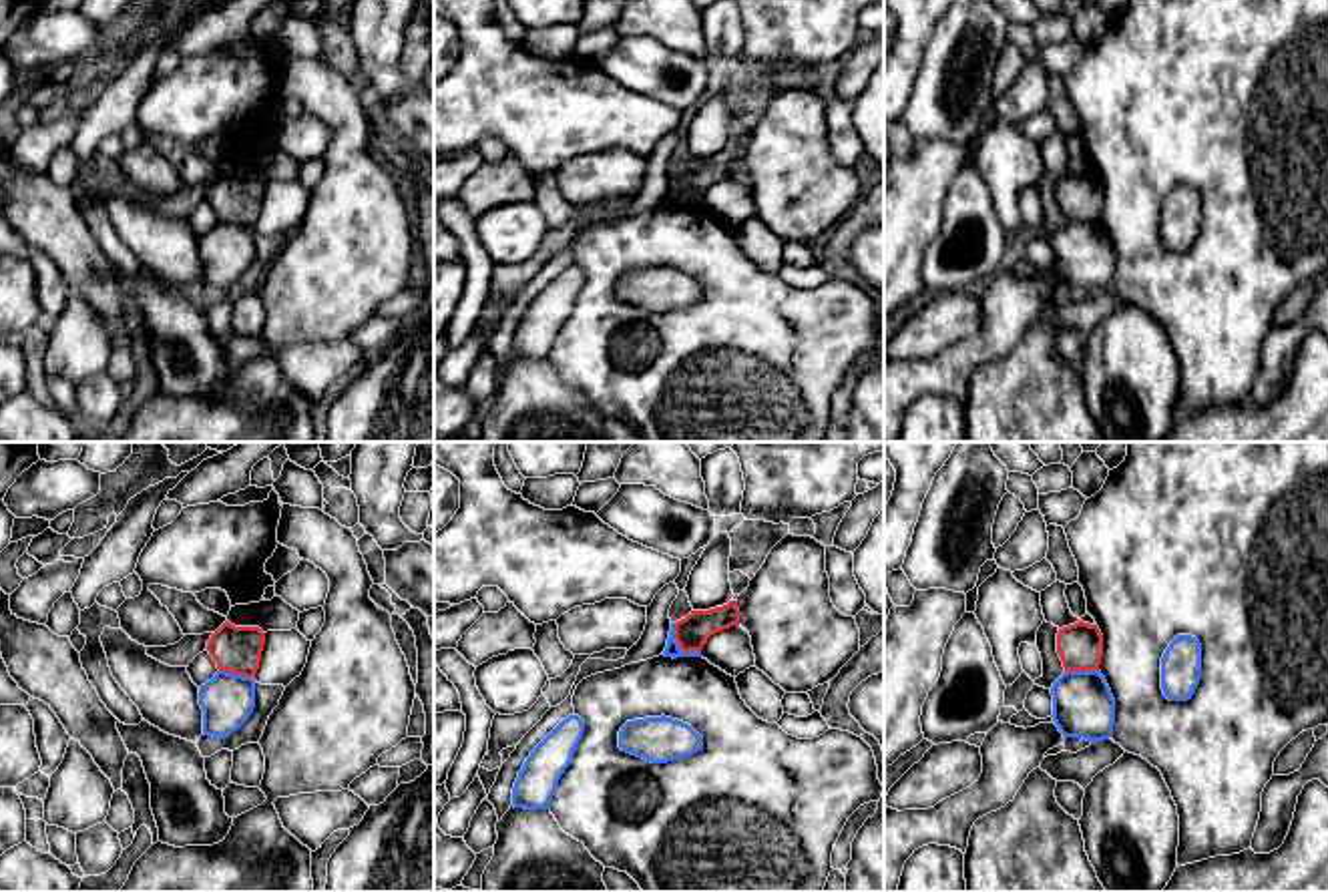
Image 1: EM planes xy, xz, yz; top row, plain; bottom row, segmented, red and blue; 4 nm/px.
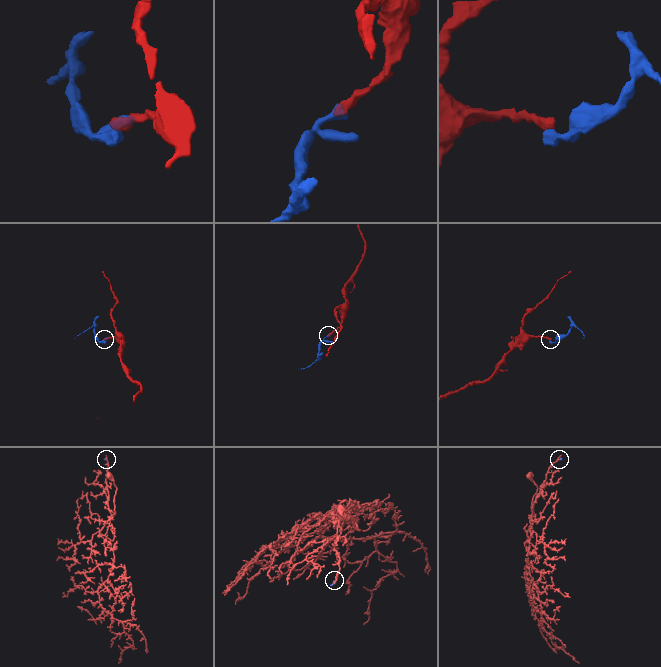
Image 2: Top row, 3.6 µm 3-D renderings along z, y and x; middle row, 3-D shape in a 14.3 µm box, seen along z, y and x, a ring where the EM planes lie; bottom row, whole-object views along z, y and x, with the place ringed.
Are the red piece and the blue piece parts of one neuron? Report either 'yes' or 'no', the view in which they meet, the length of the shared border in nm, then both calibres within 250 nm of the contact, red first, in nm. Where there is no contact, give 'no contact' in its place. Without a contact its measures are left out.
no | xz | 170 nm | 140/60 nm

